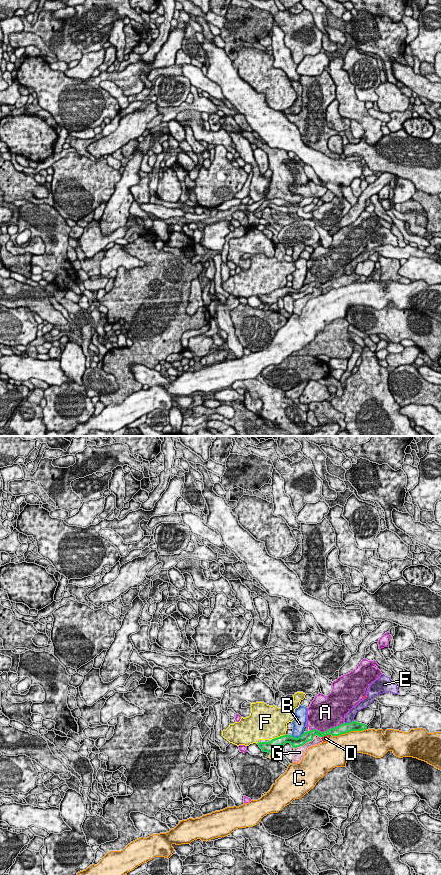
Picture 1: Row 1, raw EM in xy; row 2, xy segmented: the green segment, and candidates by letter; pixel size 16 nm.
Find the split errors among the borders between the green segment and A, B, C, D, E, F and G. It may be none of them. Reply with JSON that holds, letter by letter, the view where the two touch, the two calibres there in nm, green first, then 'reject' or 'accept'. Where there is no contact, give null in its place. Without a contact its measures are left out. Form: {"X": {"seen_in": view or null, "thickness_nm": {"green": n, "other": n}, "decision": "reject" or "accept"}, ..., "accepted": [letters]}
{"A": {"seen_in": "xy", "thickness_nm": {"green": 160, "other": 500}, "decision": "reject"}, "B": {"seen_in": "xy", "thickness_nm": {"green": 160, "other": 220}, "decision": "reject"}, "C": {"seen_in": "xy", "thickness_nm": {"green": 170, "other": 360}, "decision": "reject"}, "D": {"seen_in": "xy", "thickness_nm": {"green": 160, "other": 90}, "decision": "reject"}, "E": {"seen_in": "xy", "thickness_nm": {"green": 170, "other": 160}, "decision": "reject"}, "F": {"seen_in": "xy", "thickness_nm": {"green": 190, "other": 480}, "decision": "reject"}, "G": {"seen_in": "xy", "thickness_nm": {"green": 160, "other": 170}, "decision": "reject"}, "accepted": []}

